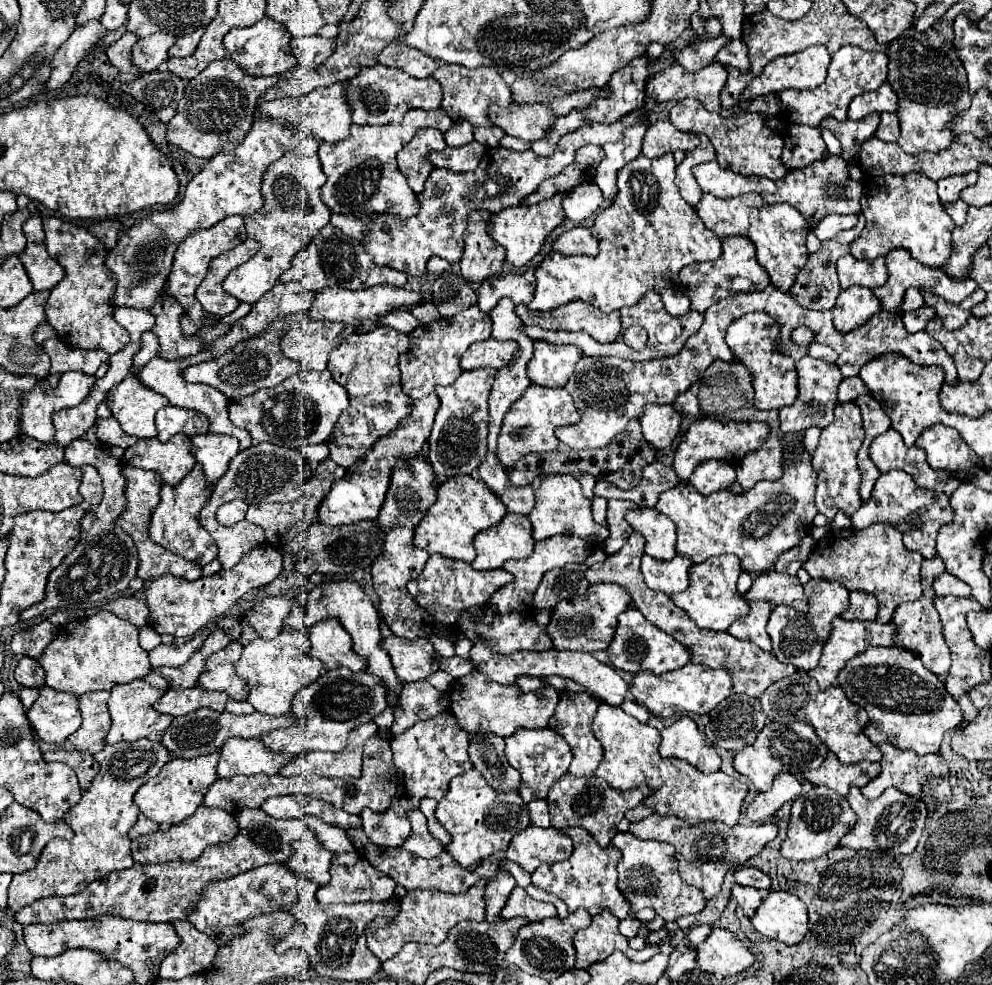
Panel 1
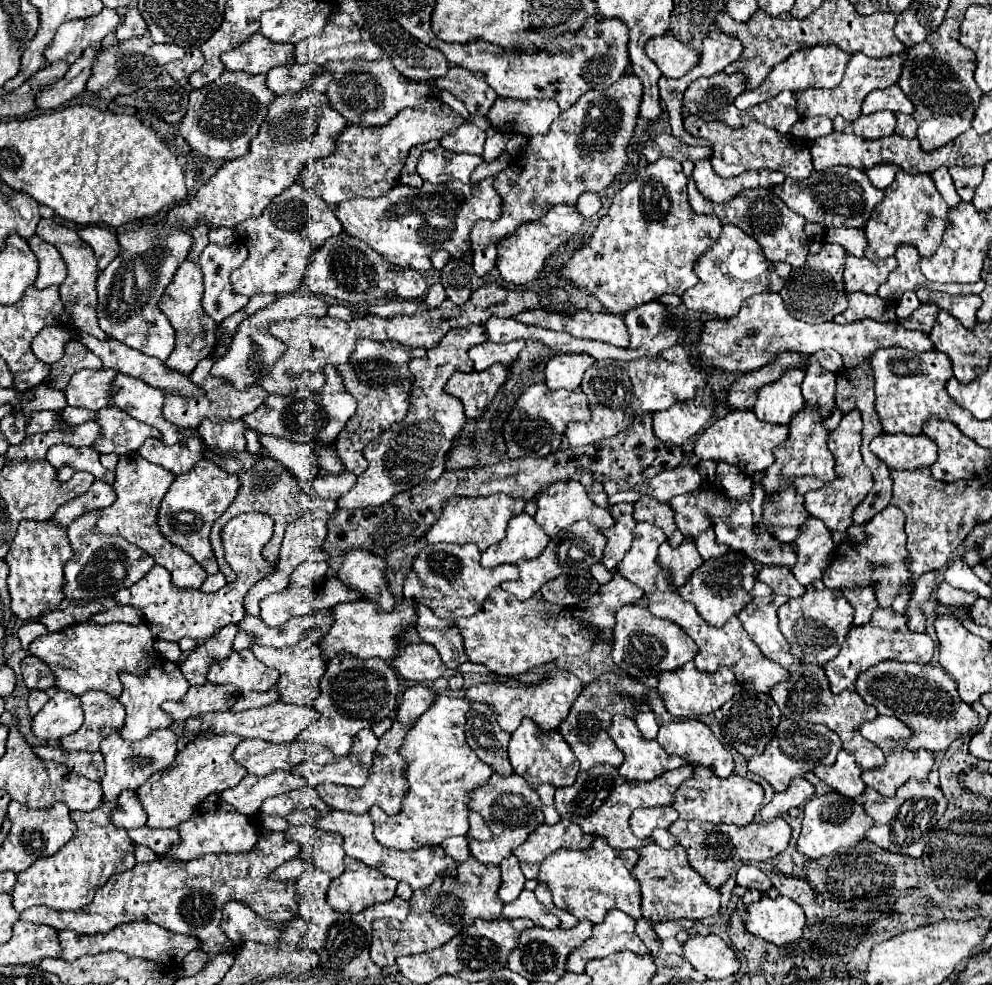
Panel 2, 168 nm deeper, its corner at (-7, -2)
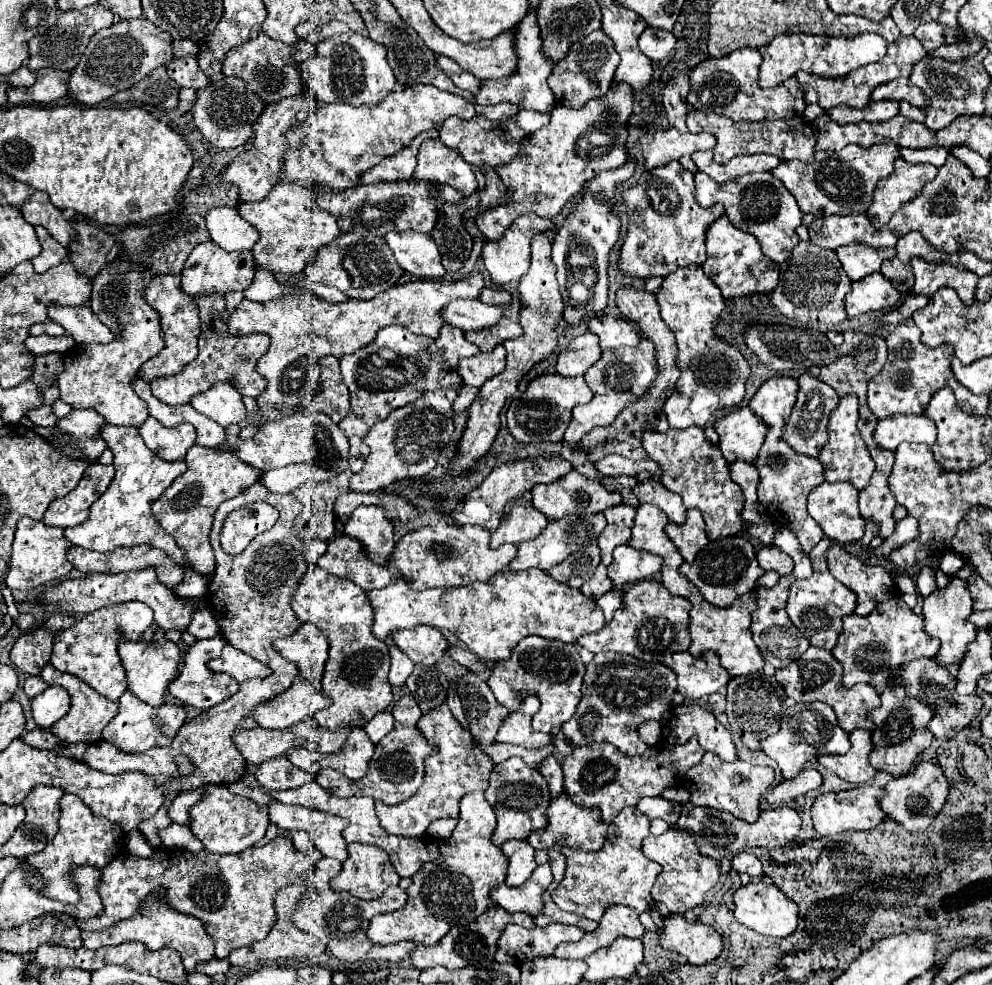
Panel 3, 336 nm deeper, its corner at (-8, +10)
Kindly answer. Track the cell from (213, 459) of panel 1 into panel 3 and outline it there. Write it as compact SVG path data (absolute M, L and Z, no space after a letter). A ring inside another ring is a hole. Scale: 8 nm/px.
M215 382L211 390L193 396L191 406L223 428L237 424L245 418L241 394L235 390L235 386L231 386L231 382Z

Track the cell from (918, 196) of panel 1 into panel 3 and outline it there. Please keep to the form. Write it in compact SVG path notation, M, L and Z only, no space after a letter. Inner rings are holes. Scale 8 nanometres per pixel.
M905 160L895 162L891 176L881 178L873 192L873 202L867 210L869 220L875 228L883 228L889 218L901 208L901 204L913 200L925 182L937 176L937 168L929 164L909 164Z

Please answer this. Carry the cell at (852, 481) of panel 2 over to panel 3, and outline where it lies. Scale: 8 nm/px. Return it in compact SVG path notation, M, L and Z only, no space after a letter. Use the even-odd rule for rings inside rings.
M849 394L849 396L841 396L837 408L831 412L829 416L829 440L827 444L821 448L819 460L825 466L825 478L829 482L851 482L855 484L859 490L863 486L867 486L873 470L875 470L875 462L867 452L865 440L861 438L859 430L857 430L857 396Z

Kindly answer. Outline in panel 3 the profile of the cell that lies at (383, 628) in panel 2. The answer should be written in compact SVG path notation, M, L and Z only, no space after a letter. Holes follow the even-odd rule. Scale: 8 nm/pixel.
M529 568L523 572L515 570L505 570L493 576L493 582L473 582L469 586L459 586L459 588L449 588L449 590L439 590L431 588L425 592L415 592L407 586L403 580L393 580L381 590L371 590L369 592L373 610L375 610L375 620L373 620L373 634L379 640L385 640L387 634L399 630L399 628L413 628L417 624L429 624L437 628L445 628L455 632L473 654L477 654L483 660L505 660L511 656L511 650L519 640L523 640L529 634L537 634L549 640L561 640L561 642L577 642L581 634L587 632L597 632L605 626L605 618L601 608L597 606L595 600L587 598L581 590L573 590L565 586L563 582L553 582L545 570Z

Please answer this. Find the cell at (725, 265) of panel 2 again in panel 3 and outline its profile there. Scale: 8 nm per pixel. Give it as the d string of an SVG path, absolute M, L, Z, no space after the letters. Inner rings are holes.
M725 216L717 218L707 230L707 262L703 270L719 286L723 298L749 296L753 292L765 294L765 290L773 292L779 282L779 264L765 258L757 238L737 230Z

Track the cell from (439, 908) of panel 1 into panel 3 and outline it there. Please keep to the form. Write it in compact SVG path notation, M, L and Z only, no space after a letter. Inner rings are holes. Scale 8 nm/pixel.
M483 792L465 794L459 808L459 822L453 834L441 842L439 858L425 864L413 876L413 884L407 888L405 908L371 920L367 930L369 940L383 946L401 940L415 940L417 944L433 946L453 926L473 922L481 916L491 904L489 890L505 882L509 866L501 848L491 842L495 826L495 812L487 804Z

